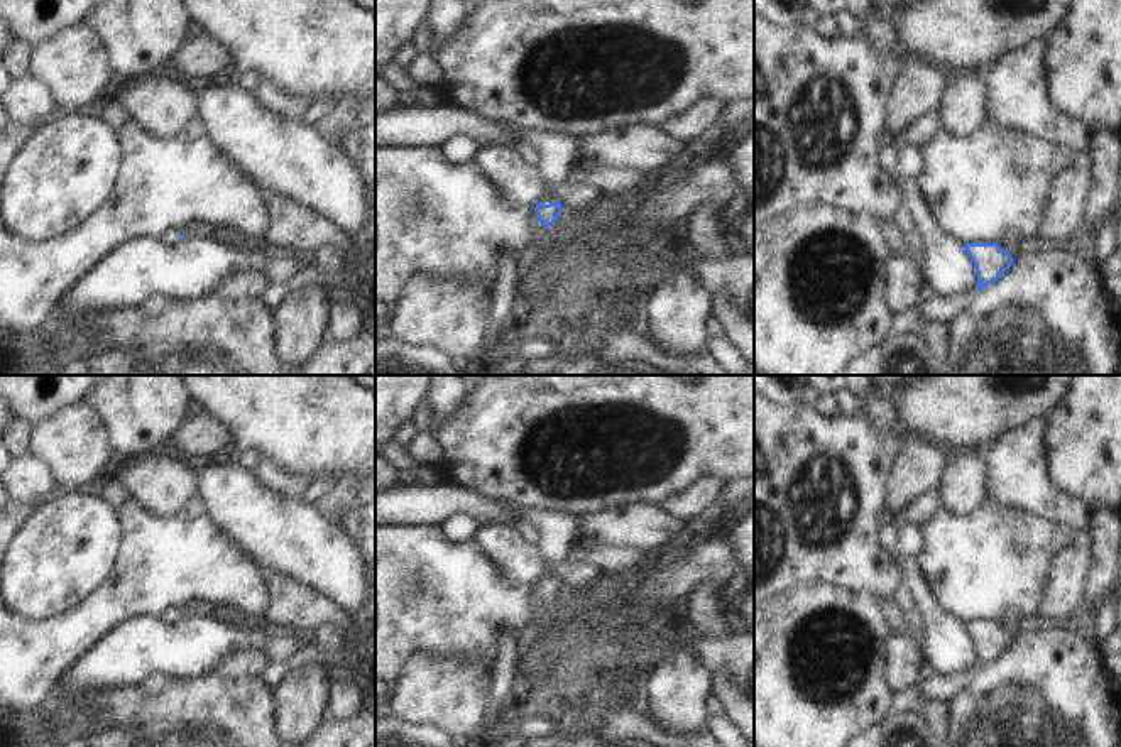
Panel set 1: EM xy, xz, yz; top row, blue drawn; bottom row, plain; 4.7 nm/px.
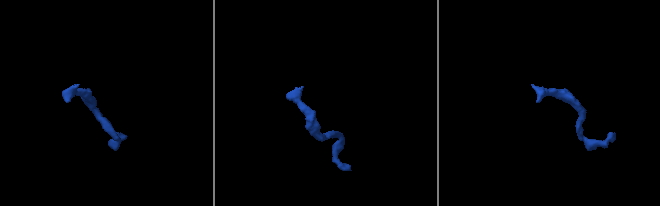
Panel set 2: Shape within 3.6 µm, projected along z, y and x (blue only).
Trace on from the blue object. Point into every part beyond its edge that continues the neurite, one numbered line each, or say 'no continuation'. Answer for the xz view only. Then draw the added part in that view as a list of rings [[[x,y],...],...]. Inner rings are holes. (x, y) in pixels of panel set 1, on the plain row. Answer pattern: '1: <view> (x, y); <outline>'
1: xz (553, 533); [[[497,502],[504,504],[516,515],[517,524],[524,526],[534,537],[544,559],[541,581],[556,581],[570,546],[577,539],[578,517],[568,512],[553,512],[516,502]]]

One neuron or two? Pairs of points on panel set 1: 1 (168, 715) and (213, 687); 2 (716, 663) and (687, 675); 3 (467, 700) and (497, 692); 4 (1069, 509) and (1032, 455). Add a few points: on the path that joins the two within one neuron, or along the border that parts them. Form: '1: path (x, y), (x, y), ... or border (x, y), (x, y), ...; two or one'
1: path (180, 715), (185, 715), (202, 698); one
2: border (678, 649), (690, 654), (710, 676); two
3: border (491, 678), (482, 722), (477, 729); two
4: path (1054, 499), (1032, 477), (1032, 470); one

